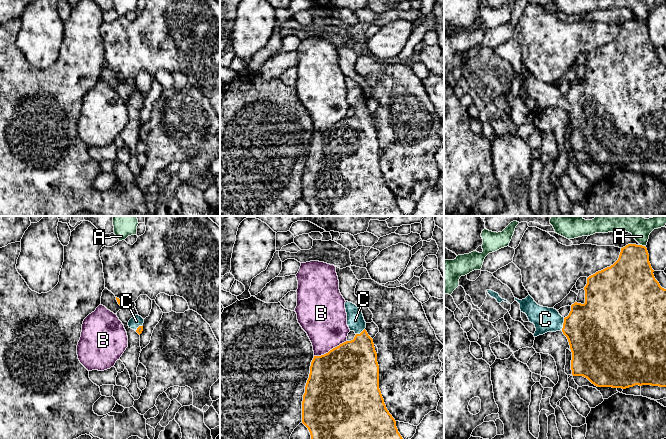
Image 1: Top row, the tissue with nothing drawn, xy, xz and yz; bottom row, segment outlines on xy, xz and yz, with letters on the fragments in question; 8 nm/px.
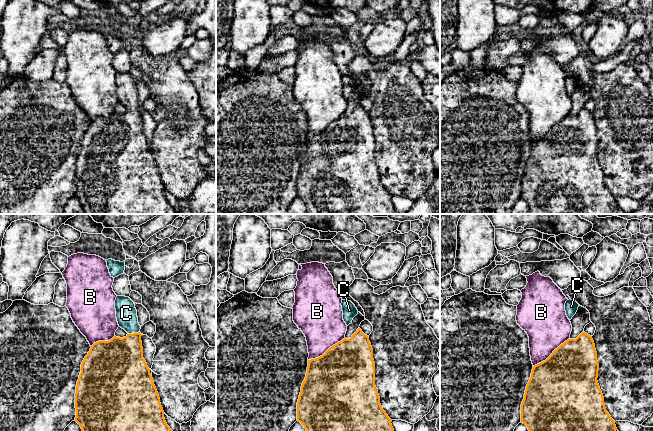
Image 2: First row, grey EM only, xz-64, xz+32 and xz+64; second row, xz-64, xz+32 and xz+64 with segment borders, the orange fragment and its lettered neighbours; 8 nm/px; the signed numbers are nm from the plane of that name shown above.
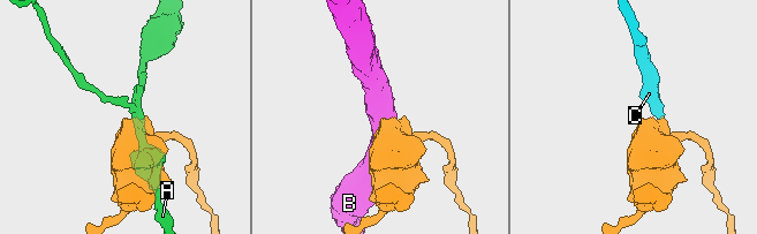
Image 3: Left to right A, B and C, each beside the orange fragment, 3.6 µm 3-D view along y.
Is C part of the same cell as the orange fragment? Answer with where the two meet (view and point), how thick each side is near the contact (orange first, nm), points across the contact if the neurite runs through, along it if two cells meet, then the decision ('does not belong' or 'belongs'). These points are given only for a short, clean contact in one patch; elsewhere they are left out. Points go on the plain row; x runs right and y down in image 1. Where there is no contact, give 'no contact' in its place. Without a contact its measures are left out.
yz (563, 100) | 440/200 nm | across yz (593, 105), (563, 100), (545, 95) | belongs

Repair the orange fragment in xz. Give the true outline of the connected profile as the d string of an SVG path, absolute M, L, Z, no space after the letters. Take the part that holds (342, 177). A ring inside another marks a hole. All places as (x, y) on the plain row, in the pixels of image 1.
M348 77L345 78L345 85L347 89L347 101L350 107L354 107L356 111L353 116L340 120L328 129L321 132L314 132L310 142L309 154L305 162L305 169L303 171L302 199L308 204L311 216L404 216L398 208L395 195L386 184L384 175L379 165L379 141L377 138L377 129L375 127L373 115L365 106L366 98L362 87L355 80Z

